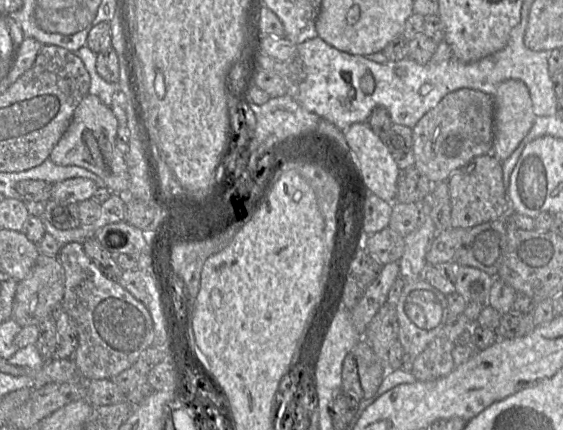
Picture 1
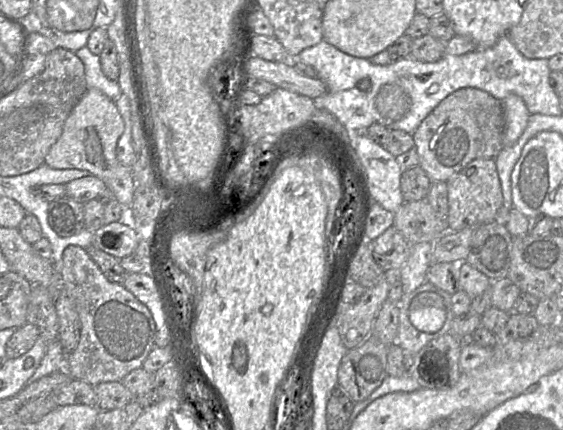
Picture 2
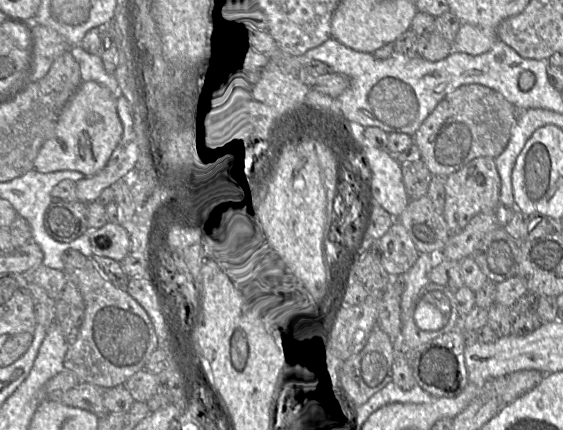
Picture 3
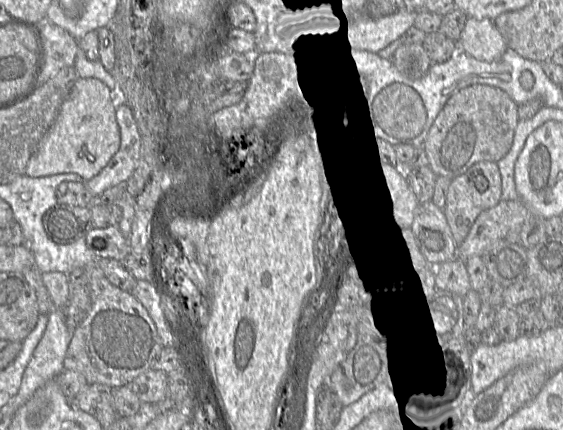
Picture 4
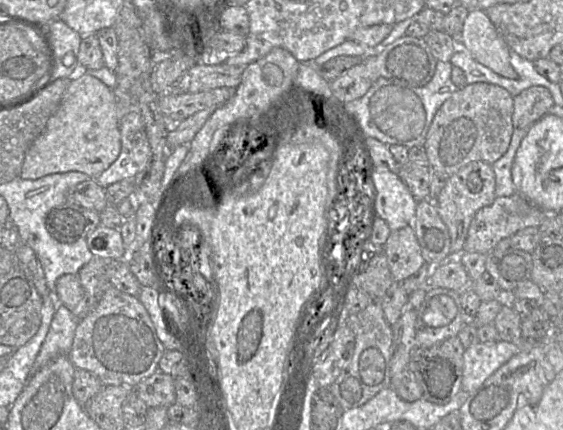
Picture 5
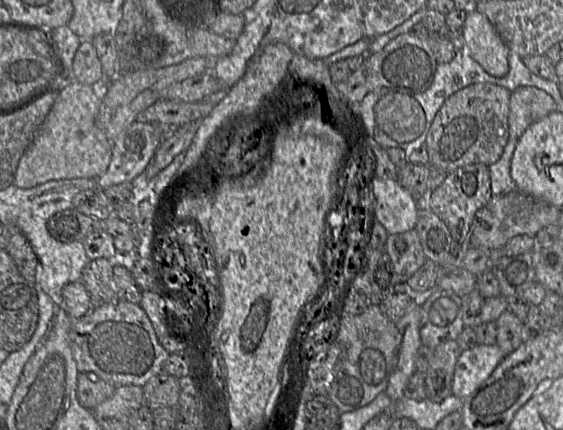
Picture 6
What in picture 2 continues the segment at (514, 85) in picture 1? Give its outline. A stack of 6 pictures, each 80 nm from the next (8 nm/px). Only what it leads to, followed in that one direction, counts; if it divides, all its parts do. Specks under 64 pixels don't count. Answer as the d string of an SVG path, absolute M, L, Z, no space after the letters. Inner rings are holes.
M511 94L502 100L505 116L504 147L514 144L524 132L531 115L523 99Z

